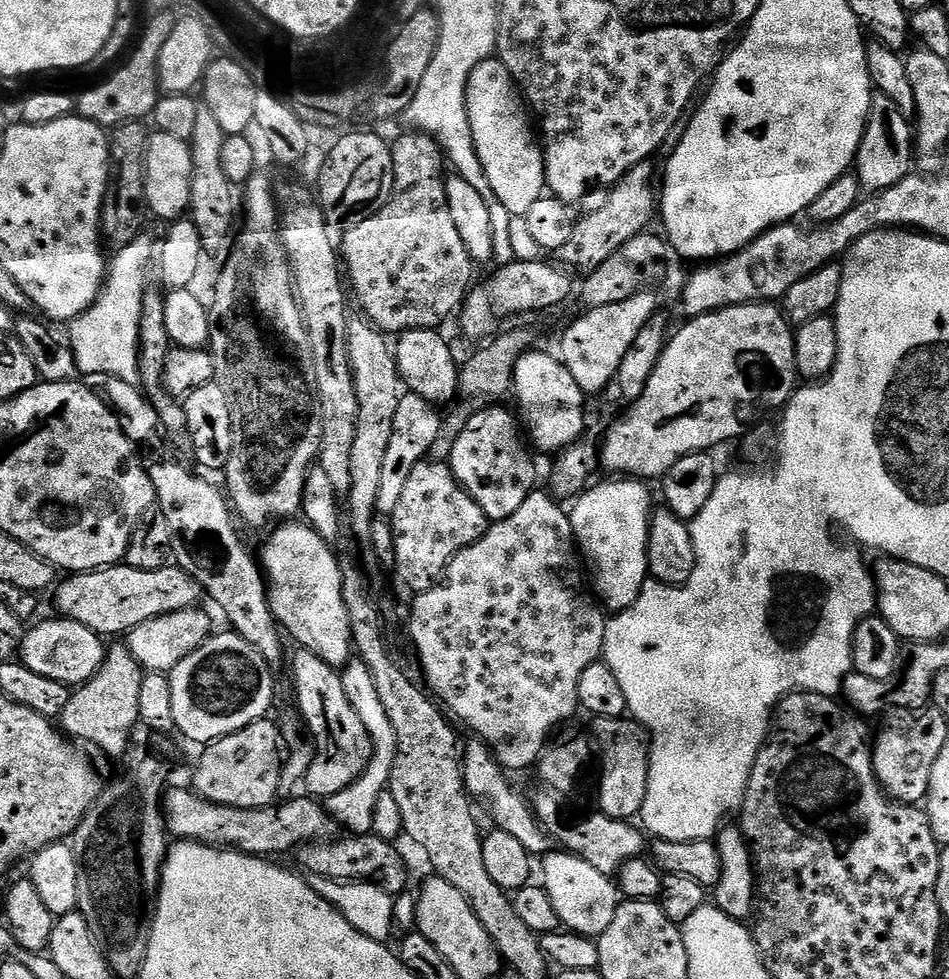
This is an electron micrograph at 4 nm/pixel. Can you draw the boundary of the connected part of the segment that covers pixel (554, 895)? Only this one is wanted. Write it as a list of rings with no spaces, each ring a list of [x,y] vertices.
[[[567,850],[552,852],[544,860],[544,881],[542,887],[547,892],[550,902],[556,911],[556,917],[560,919],[561,925],[567,931],[577,932],[580,936],[590,936],[598,938],[614,922],[614,914],[618,910],[621,902],[621,894],[617,881],[609,873],[602,870],[594,870],[590,862],[586,862],[582,857]]]

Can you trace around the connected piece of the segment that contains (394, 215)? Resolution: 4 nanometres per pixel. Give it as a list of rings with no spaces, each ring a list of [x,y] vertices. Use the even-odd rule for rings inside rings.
[[[405,131],[405,136],[400,136],[391,145],[392,157],[394,158],[394,172],[396,181],[394,182],[394,190],[390,202],[382,209],[378,210],[378,214],[374,214],[374,218],[370,218],[366,222],[362,222],[362,226],[357,228],[349,228],[343,233],[344,248],[342,244],[342,260],[346,265],[346,276],[352,279],[350,288],[356,291],[356,300],[364,307],[363,315],[371,320],[381,332],[385,334],[403,333],[405,330],[413,328],[431,328],[439,329],[445,320],[449,319],[463,305],[466,299],[466,293],[469,291],[468,283],[472,280],[472,267],[474,261],[472,255],[466,250],[466,242],[462,242],[462,234],[458,234],[458,226],[454,226],[454,217],[450,215],[450,202],[448,201],[448,180],[444,176],[444,166],[446,168],[446,157],[440,144],[434,136],[429,136],[425,132]]]

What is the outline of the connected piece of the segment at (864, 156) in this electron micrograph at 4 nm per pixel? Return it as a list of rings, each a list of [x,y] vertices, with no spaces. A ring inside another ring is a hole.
[[[877,91],[872,97],[872,105],[868,111],[868,125],[864,128],[864,137],[860,143],[860,149],[856,155],[856,163],[854,165],[855,173],[860,178],[861,189],[865,193],[875,194],[884,192],[890,186],[894,186],[898,182],[902,182],[909,176],[914,168],[914,128],[910,123],[909,117],[902,114],[902,110],[898,110],[898,106],[894,106],[894,102],[890,102],[890,98],[886,98],[886,94]]]

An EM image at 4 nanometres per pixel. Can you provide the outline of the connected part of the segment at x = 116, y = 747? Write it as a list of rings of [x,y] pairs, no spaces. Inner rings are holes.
[[[116,642],[107,649],[104,664],[95,679],[79,685],[69,695],[68,704],[58,717],[58,724],[69,737],[80,740],[93,740],[100,748],[105,748],[112,756],[120,756],[128,748],[128,739],[132,736],[140,719],[140,695],[142,682],[146,675],[128,649],[127,643]]]

